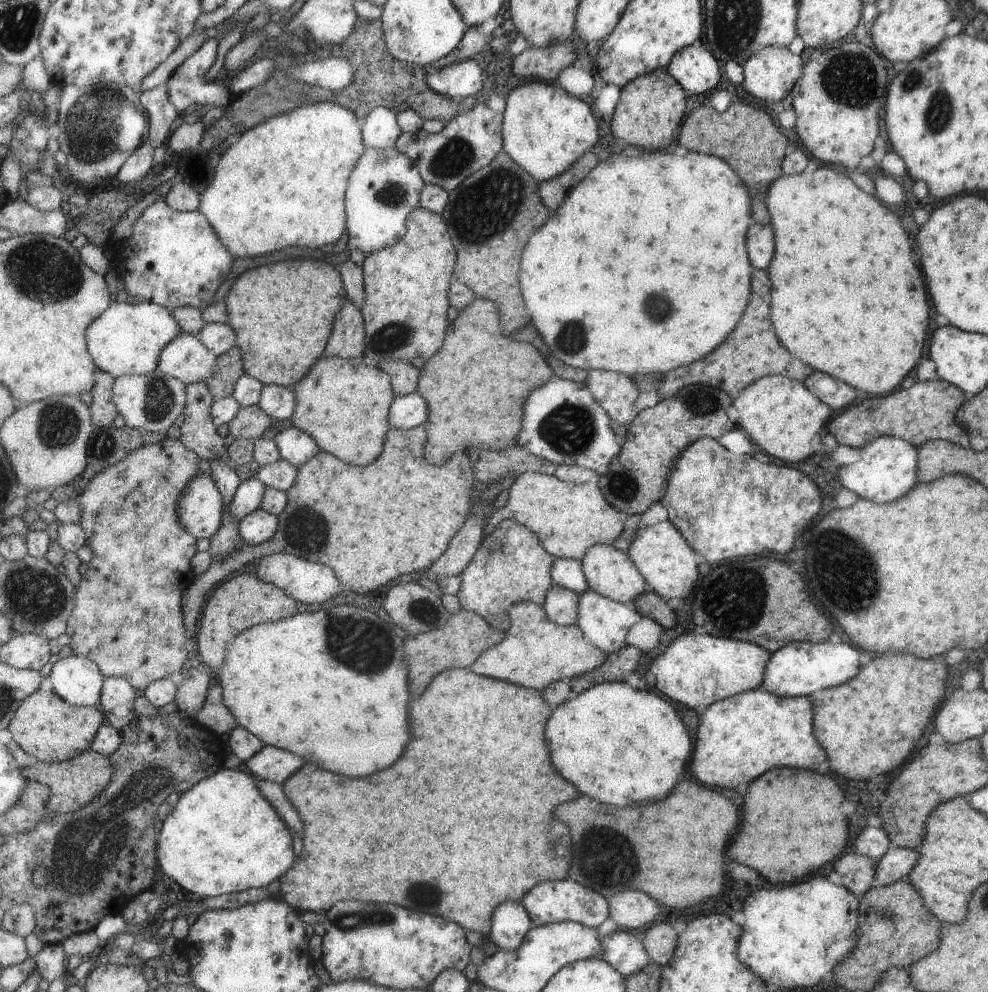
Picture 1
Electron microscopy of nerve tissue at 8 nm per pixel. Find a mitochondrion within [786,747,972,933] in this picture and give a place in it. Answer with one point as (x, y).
(886, 915)

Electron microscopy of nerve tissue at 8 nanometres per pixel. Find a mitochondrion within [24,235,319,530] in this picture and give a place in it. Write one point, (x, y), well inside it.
(59, 425)

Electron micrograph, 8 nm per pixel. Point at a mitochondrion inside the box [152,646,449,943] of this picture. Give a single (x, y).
(358, 921)

